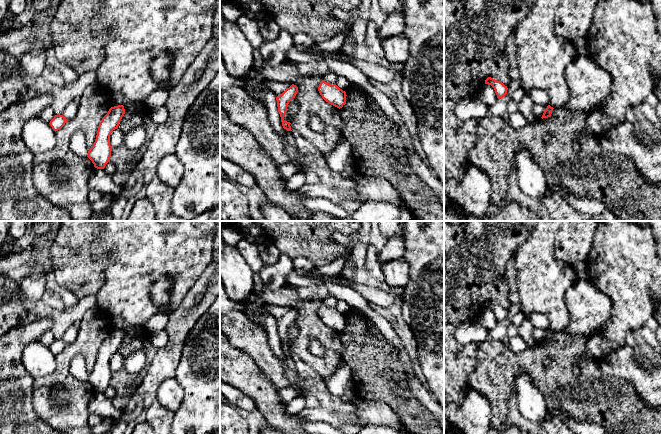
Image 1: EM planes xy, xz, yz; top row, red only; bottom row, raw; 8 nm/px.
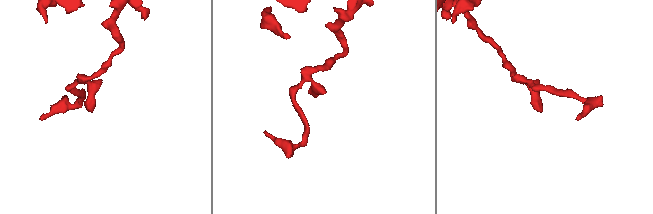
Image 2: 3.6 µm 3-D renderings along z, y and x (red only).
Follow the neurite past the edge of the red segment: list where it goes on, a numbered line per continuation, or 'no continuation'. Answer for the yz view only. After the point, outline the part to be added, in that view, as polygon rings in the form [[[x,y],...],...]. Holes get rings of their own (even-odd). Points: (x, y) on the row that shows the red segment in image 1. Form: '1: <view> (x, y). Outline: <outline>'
no continuation

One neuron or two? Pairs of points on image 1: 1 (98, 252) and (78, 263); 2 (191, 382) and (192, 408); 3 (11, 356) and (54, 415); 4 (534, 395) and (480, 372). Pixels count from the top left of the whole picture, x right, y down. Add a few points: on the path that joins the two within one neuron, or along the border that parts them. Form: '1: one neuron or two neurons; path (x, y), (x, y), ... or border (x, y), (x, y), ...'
1: two neurons; border (96, 233), (91, 245), (92, 262)
2: one neuron; path (193, 388), (193, 402)
3: two neurons; border (34, 379), (33, 408)
4: two neurons; border (516, 373), (525, 373), (539, 387)

